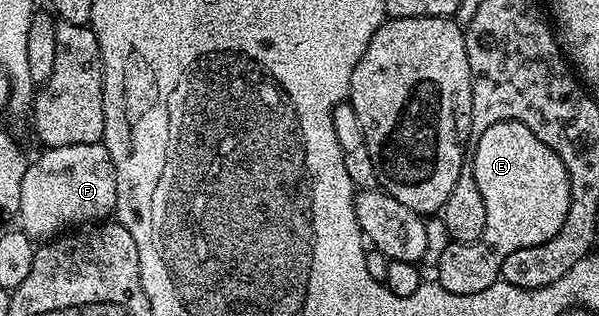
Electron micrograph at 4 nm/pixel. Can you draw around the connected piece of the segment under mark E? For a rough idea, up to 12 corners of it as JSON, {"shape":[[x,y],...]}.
{"shape":[[528,126],[476,138],[486,225],[450,242],[436,283],[480,294],[504,258],[564,226],[564,162]]}

